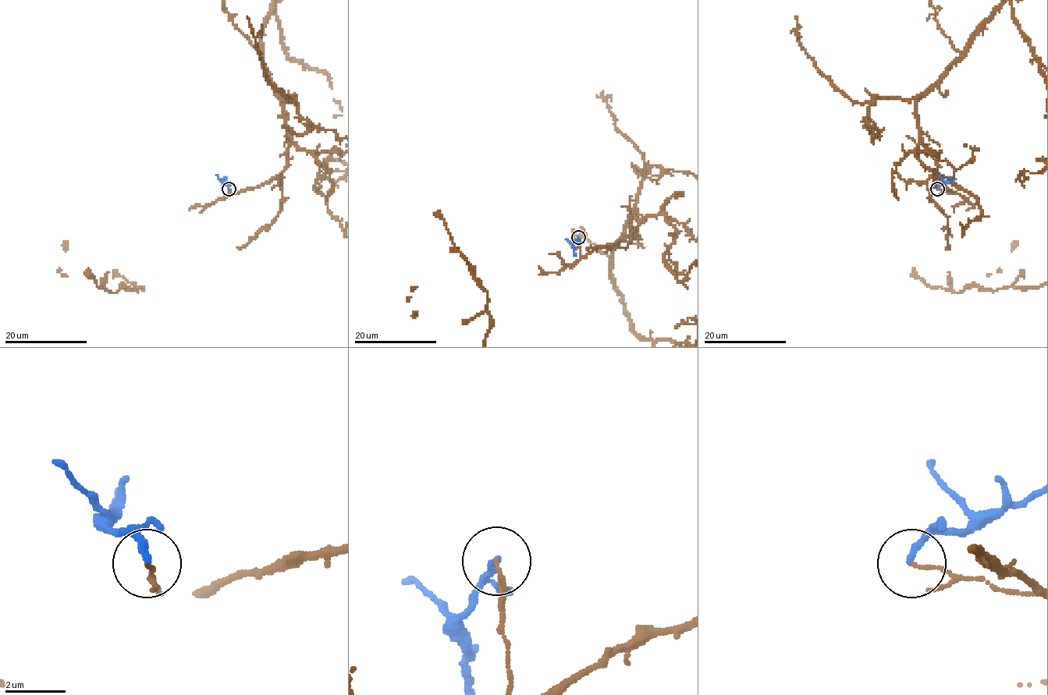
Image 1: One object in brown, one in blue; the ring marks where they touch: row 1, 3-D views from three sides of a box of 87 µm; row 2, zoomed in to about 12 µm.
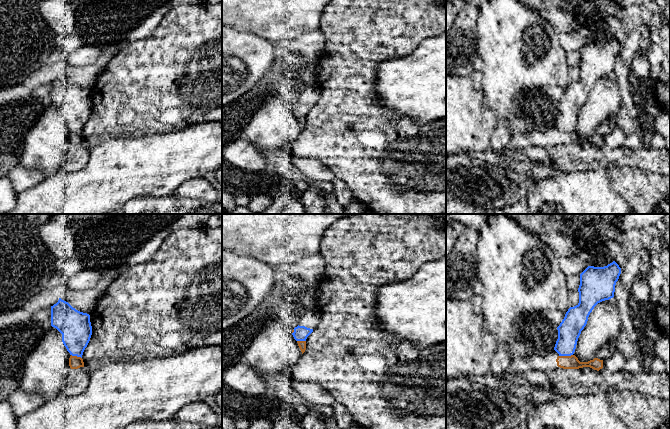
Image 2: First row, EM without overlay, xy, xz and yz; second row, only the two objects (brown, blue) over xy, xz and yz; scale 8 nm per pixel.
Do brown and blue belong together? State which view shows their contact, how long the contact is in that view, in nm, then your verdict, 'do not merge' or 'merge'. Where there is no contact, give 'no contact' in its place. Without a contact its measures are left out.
meets brown in yz; contact 110 nm long; do not merge

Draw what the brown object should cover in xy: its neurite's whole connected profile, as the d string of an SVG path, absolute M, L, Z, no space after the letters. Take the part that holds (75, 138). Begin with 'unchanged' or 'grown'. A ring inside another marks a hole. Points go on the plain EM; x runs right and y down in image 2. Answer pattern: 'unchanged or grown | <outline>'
unchanged | M70 132L69 134L69 142L71 145L78 145L80 143L84 143L84 138L81 133Z

